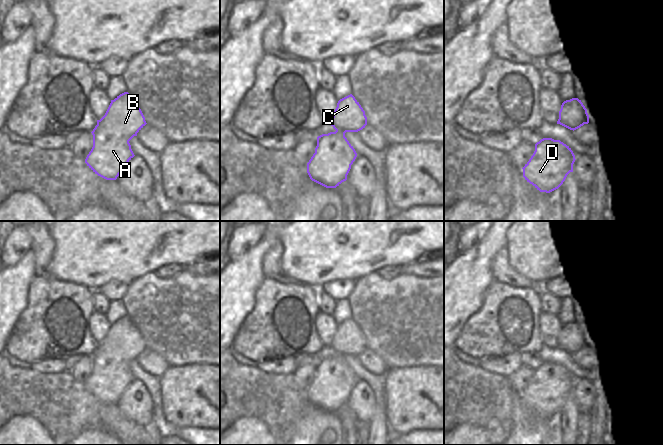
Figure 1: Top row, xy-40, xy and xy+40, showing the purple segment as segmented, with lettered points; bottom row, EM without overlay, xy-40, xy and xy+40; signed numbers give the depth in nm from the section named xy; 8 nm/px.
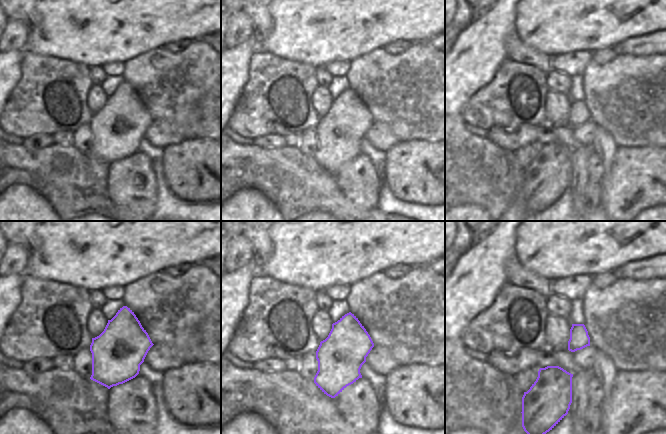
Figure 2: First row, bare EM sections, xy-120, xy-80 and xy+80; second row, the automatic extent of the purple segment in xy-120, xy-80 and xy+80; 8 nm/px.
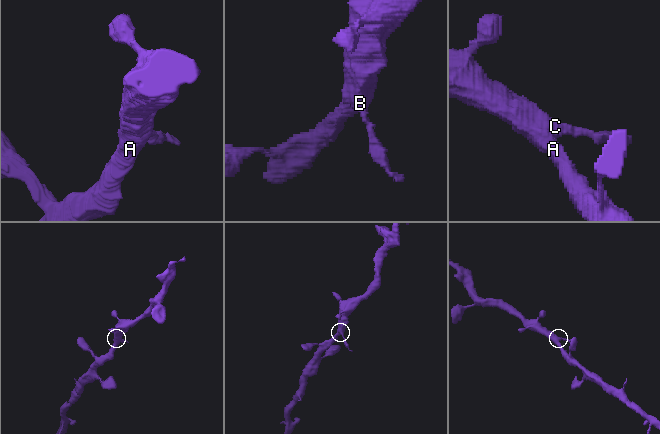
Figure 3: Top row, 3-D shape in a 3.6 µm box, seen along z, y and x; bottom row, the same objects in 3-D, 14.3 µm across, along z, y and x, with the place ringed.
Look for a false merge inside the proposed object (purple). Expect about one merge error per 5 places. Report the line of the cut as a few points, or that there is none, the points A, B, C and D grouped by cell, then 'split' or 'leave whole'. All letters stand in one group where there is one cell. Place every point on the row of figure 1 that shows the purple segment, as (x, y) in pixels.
cut none; groups A B C D; leave whole

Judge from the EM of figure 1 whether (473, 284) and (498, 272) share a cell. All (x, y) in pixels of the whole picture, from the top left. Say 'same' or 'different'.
different

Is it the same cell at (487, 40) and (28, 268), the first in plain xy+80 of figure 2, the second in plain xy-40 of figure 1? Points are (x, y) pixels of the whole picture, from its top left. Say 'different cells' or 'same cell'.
same cell

